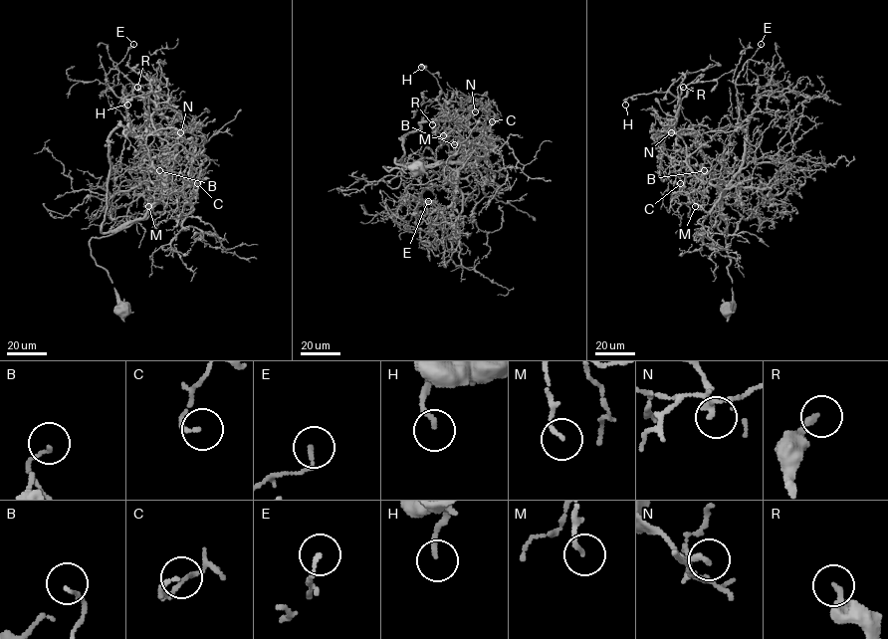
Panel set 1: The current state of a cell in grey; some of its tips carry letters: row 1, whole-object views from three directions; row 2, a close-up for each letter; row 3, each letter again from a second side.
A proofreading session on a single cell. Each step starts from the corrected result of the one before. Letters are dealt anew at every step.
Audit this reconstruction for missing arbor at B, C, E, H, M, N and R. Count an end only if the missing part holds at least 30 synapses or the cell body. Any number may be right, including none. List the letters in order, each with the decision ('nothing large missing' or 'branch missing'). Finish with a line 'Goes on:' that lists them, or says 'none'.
B: nothing large missing
C: nothing large missing
E: nothing large missing
H: nothing large missing
M: nothing large missing
N: nothing large missing
R: nothing large missing
Goes on: none

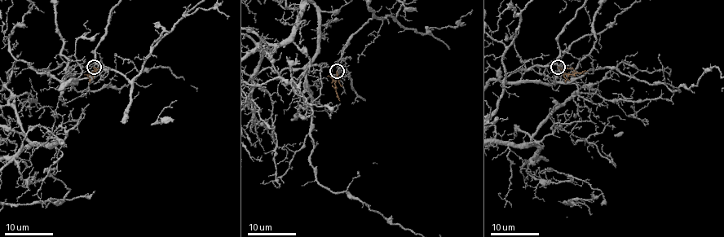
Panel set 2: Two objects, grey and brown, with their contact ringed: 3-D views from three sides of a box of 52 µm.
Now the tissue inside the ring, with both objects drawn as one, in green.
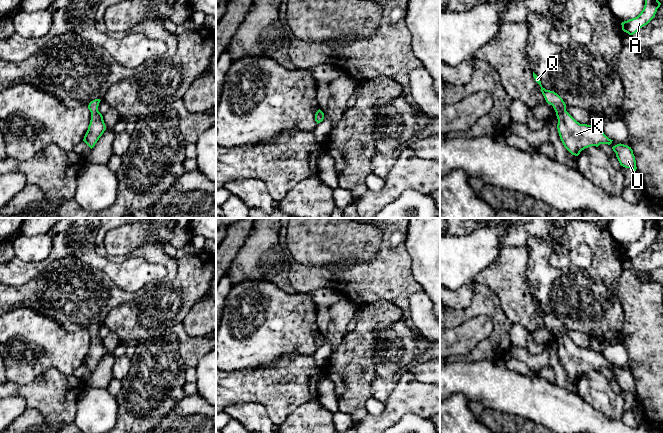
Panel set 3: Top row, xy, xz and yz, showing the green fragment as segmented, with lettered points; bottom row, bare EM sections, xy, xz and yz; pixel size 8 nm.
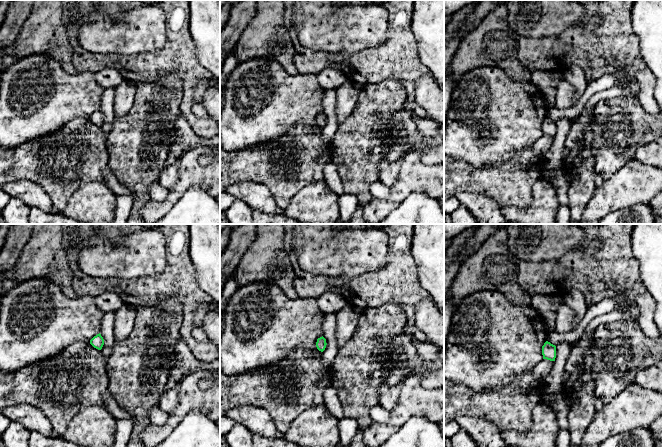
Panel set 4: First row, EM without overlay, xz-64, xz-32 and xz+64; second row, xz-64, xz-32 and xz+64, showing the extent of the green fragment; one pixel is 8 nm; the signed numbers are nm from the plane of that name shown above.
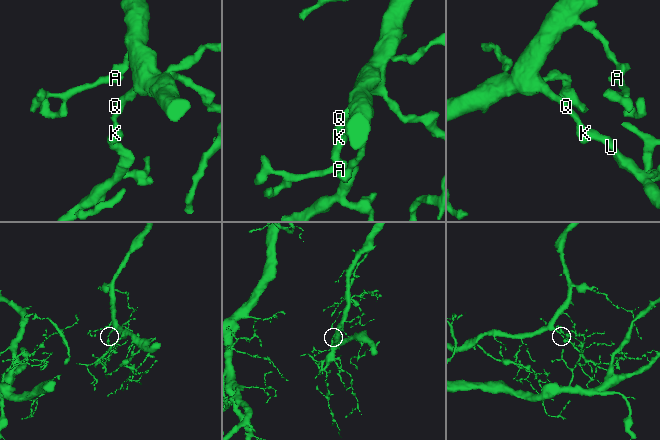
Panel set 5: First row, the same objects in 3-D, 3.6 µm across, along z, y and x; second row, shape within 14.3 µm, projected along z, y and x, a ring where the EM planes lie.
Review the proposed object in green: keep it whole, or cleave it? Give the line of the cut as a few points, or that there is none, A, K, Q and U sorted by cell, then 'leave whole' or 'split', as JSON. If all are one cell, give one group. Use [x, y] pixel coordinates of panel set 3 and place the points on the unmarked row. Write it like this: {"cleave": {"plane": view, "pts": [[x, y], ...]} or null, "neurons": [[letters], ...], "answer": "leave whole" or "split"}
{"cleave": null, "neurons": [["A", "K", "Q", "U"]], "answer": "leave whole"}

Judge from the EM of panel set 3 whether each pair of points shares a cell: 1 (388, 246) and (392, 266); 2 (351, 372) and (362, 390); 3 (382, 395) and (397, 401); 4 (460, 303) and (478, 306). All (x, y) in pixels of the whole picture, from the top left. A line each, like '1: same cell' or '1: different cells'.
1: same cell
2: same cell
3: different cells
4: different cells

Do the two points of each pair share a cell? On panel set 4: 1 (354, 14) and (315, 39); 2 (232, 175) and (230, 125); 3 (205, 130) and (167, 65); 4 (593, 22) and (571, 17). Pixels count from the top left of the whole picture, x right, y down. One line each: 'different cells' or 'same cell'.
1: same cell
2: different cells
3: same cell
4: different cells

